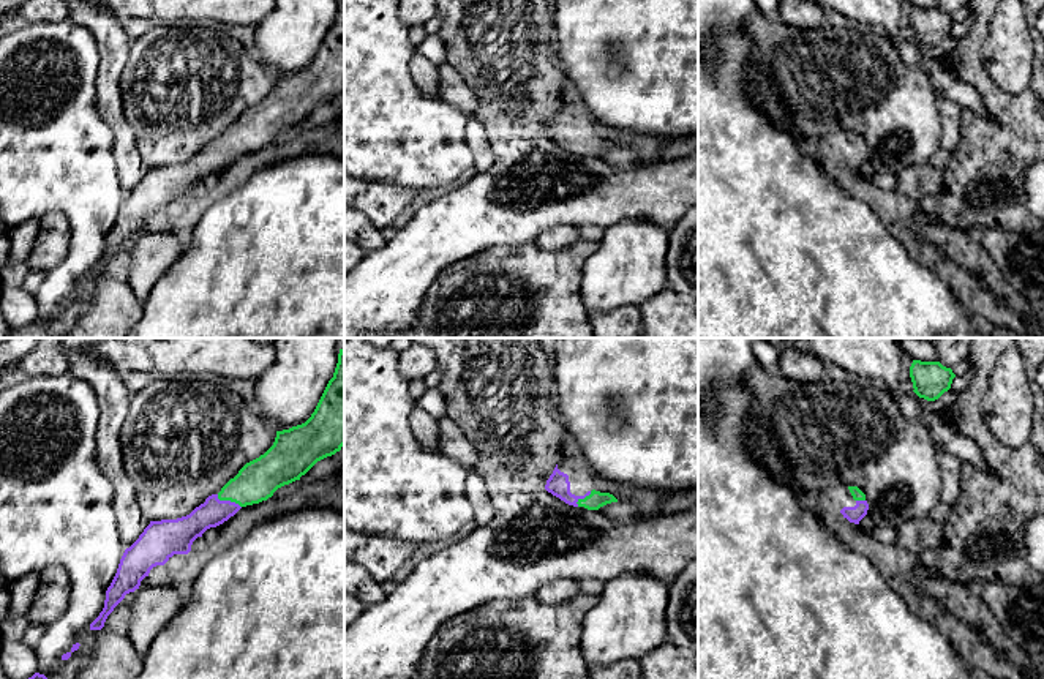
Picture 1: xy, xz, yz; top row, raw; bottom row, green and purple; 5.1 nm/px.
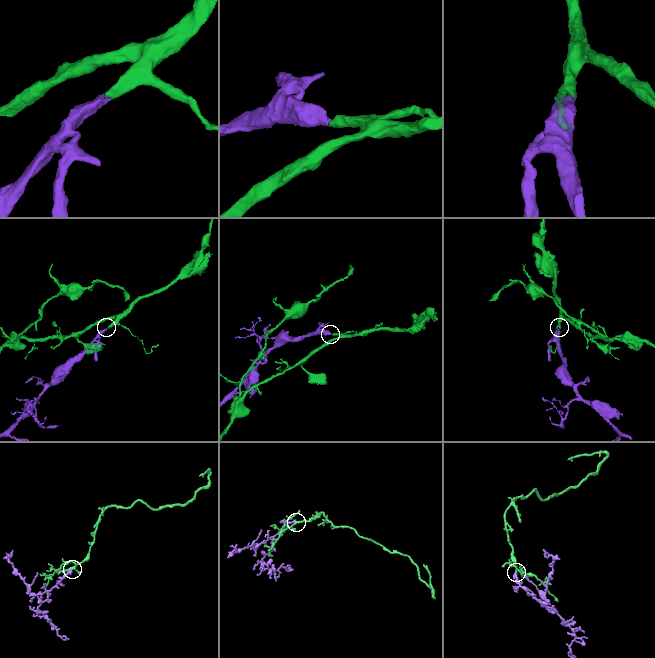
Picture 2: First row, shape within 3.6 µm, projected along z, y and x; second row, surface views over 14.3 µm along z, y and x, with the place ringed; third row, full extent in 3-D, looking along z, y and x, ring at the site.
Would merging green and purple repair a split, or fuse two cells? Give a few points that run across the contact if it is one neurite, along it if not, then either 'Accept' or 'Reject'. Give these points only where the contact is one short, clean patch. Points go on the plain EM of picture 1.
Line: xy (258, 127), (228, 146), (214, 158). Accept

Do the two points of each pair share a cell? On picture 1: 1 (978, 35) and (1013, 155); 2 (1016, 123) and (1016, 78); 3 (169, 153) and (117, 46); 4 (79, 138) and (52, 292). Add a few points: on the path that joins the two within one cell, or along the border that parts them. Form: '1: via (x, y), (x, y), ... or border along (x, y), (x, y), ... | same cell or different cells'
1: via (973, 65), (973, 73), (1010, 119), (1011, 125) | same cell
2: border along (986, 73), (1008, 93), (1021, 93), (1027, 87) | different cells
3: border along (131, 43), (120, 76), (122, 100) | different cells
4: via (79, 176), (82, 183), (82, 255) | same cell

